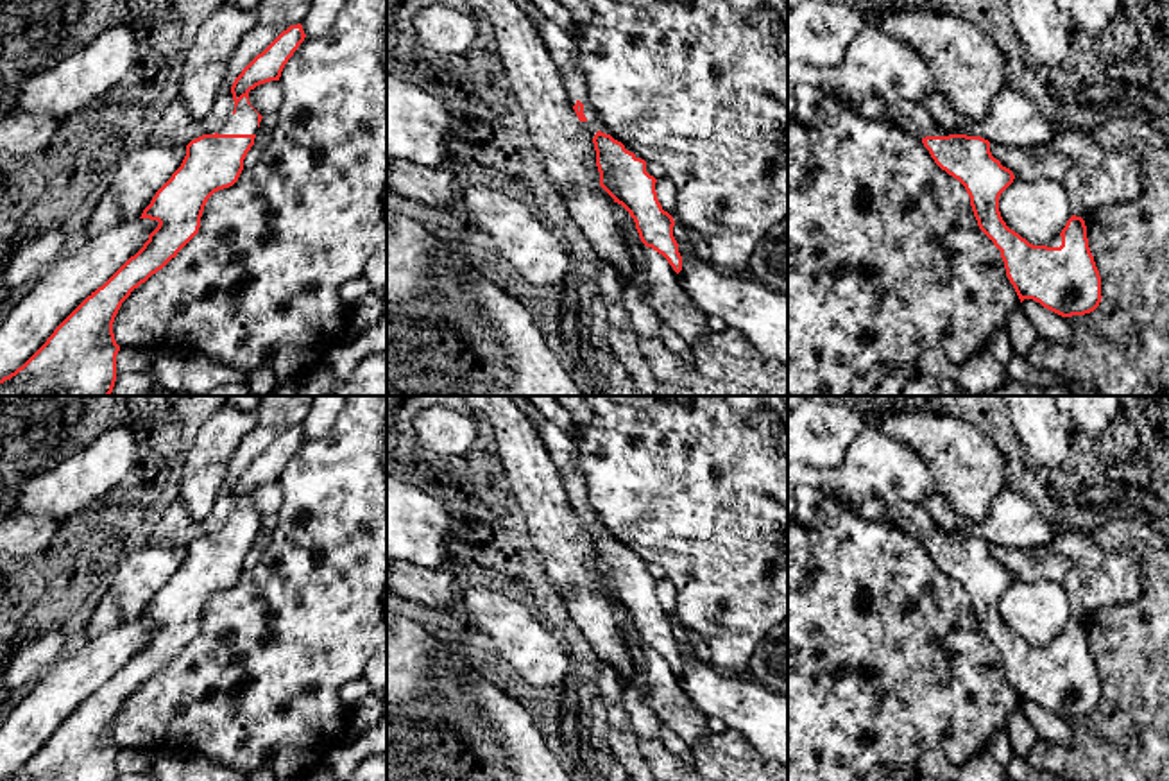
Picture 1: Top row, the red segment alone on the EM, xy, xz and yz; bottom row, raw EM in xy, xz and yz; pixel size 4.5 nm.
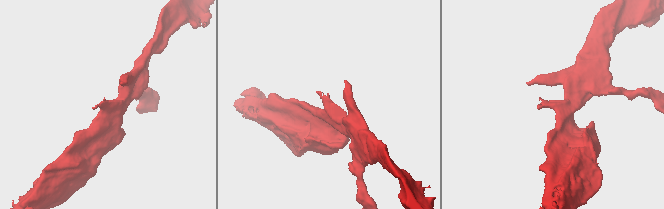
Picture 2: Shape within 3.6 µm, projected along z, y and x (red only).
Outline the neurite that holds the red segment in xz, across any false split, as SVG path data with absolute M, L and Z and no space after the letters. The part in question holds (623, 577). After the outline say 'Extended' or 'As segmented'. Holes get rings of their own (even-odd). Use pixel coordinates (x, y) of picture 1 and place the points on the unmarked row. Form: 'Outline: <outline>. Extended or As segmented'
Outline: M532 405L523 412L533 423L550 459L557 466L567 505L575 511L584 532L594 545L600 588L630 614L641 643L662 656L678 675L682 657L673 638L675 622L657 600L657 580L646 570L646 562L612 537L591 509L587 482L575 464L573 437L542 417Z. Extended

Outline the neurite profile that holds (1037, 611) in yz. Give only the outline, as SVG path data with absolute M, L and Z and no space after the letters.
M1047 579L1013 580L999 598L999 613L1006 627L1033 647L1047 647L1072 618L1063 584Z

